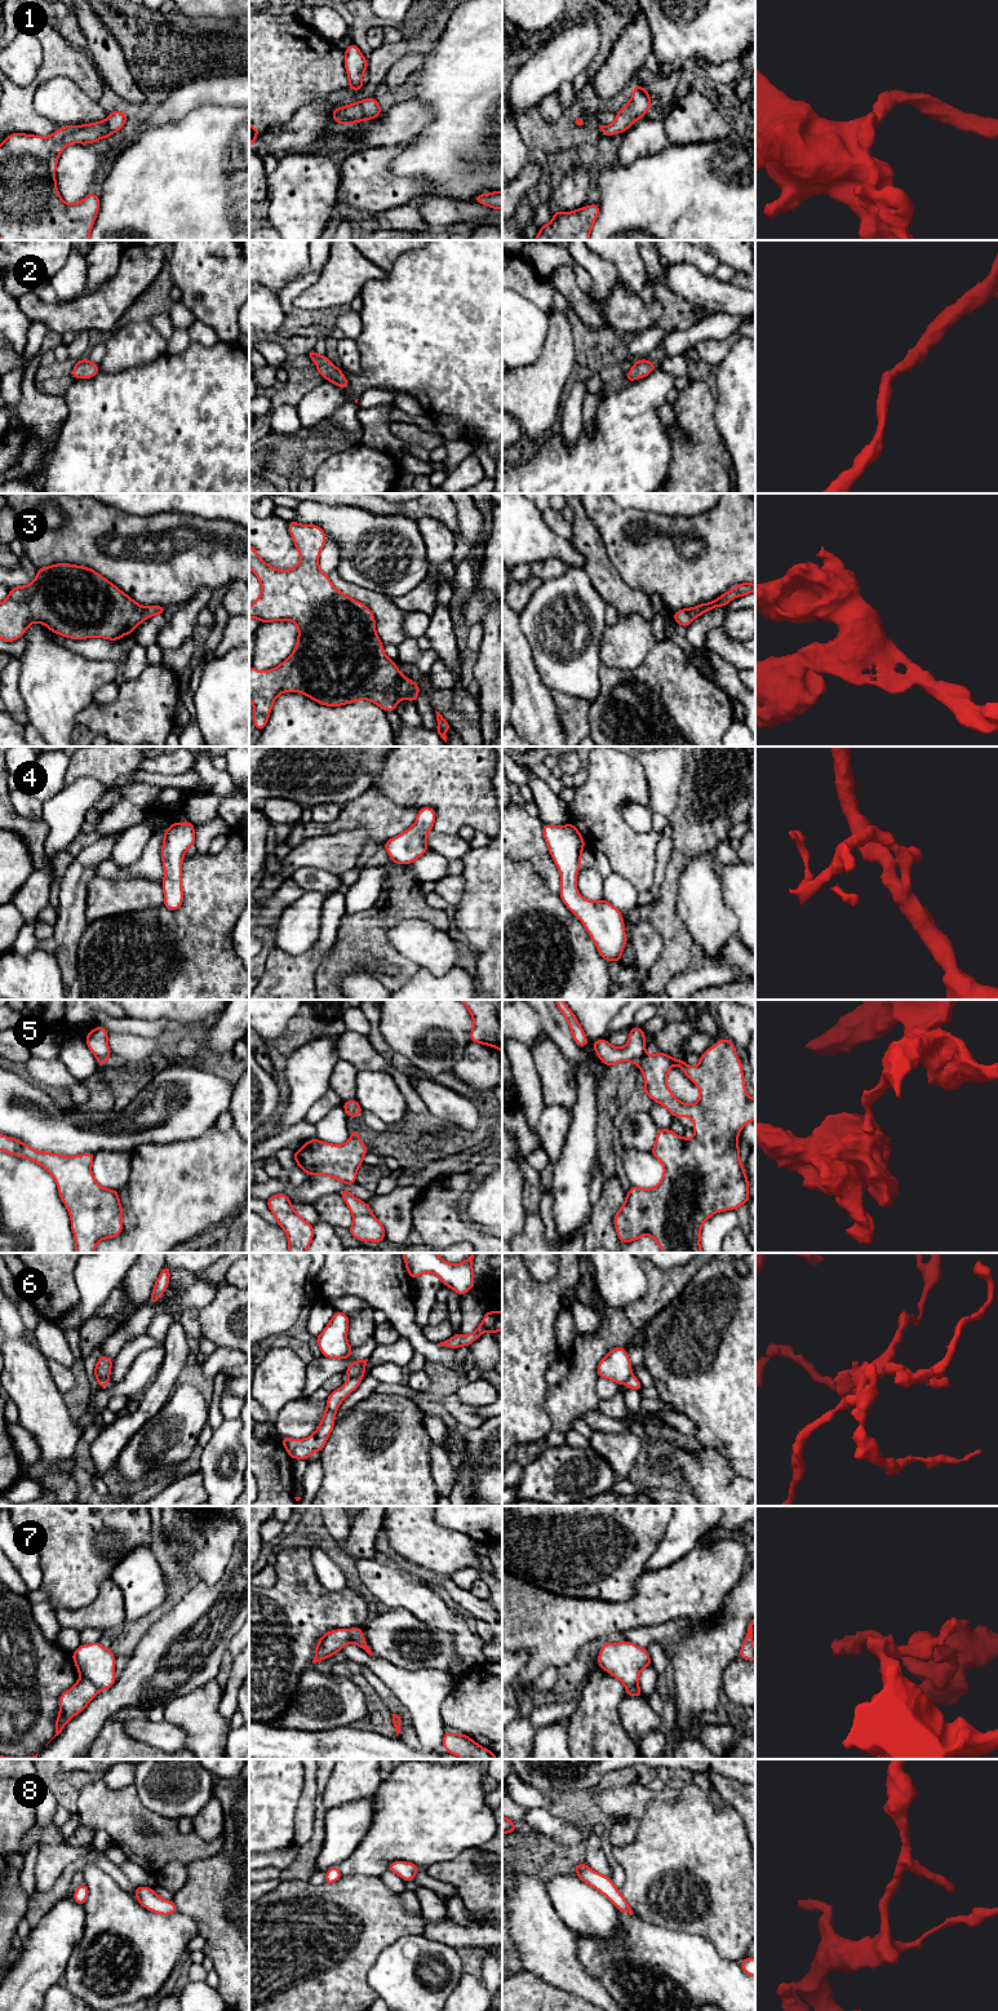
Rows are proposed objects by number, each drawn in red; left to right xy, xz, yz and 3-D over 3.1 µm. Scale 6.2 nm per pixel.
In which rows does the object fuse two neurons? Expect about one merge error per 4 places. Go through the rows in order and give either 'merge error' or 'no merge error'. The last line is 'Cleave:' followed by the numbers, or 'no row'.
1: no merge error
2: no merge error
3: no merge error
4: no merge error
5: merge error
6: merge error
7: merge error
8: no merge error
Cleave: 5, 6, 7

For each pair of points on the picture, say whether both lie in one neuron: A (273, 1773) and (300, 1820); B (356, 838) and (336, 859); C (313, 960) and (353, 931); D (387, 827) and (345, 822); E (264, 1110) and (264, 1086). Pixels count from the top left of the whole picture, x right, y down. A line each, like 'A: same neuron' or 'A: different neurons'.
A: different neurons
B: same neuron
C: different neurons
D: same neuron
E: same neuron

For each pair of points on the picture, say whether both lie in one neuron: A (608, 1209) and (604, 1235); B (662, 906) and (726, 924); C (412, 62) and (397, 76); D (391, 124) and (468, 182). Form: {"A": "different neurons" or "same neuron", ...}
{"A": "same neuron", "B": "different neurons", "C": "same neuron", "D": "different neurons"}

